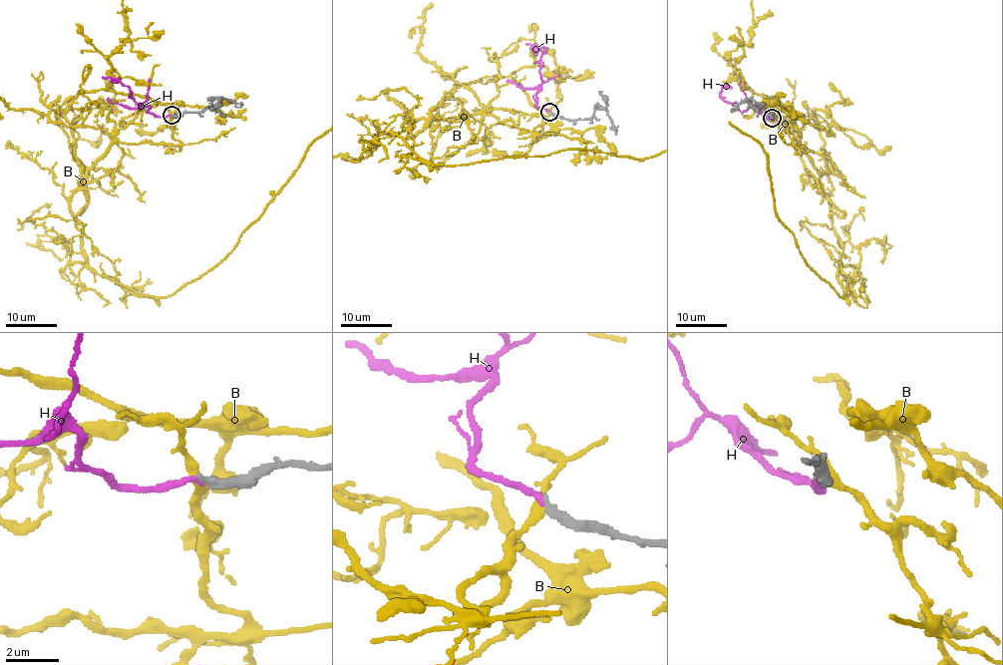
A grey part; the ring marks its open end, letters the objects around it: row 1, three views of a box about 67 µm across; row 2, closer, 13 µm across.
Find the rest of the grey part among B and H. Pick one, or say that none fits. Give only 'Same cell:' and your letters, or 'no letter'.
Same cell: H

